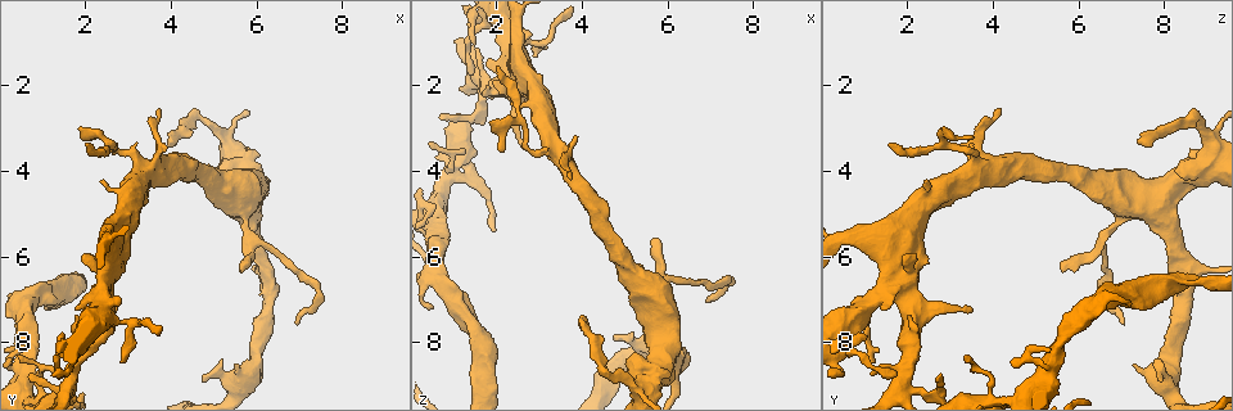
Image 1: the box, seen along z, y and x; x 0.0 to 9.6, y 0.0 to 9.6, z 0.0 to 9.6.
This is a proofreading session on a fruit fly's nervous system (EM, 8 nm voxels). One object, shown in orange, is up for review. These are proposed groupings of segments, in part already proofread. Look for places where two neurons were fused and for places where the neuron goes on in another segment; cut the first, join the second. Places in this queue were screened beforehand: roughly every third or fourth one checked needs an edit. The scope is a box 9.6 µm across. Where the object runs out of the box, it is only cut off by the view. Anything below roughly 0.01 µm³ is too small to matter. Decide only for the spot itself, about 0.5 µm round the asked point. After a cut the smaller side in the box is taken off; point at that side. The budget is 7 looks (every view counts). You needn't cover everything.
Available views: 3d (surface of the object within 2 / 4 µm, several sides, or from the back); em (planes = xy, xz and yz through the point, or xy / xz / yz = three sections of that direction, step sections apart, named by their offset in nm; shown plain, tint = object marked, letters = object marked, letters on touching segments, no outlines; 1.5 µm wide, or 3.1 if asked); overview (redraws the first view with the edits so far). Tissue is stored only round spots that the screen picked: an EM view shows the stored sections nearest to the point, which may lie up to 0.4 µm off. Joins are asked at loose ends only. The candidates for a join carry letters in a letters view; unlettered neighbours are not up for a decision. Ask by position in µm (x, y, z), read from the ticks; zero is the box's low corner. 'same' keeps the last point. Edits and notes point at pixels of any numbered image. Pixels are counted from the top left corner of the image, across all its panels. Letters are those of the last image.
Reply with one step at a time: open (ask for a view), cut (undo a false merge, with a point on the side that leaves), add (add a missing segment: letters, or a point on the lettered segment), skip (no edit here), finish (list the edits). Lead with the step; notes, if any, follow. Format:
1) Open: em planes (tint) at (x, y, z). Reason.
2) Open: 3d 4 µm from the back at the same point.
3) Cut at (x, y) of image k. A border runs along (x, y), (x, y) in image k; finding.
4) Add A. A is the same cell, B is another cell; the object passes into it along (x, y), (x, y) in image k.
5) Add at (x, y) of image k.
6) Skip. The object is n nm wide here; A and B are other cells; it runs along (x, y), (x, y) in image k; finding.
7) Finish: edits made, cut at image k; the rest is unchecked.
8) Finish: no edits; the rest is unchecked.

Open: 3d 2 µm at (3.35, 7.45, 0.60). Narrows sharply.

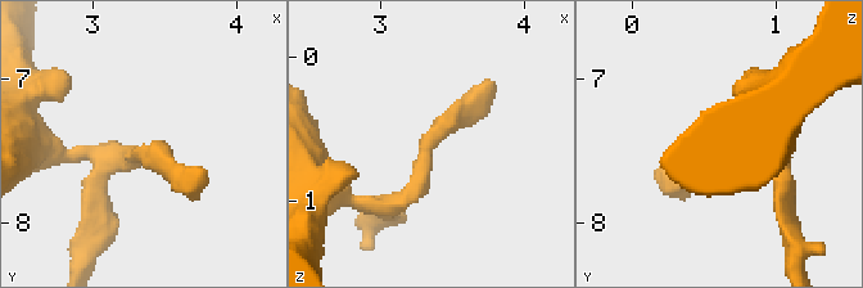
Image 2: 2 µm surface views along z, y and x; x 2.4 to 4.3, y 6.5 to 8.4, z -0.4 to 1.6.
Open: em xy step 4 (letters) at (3.34, 7.52, 0.60). Shape alone is not enough.

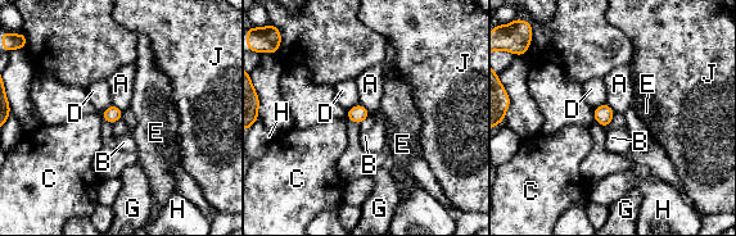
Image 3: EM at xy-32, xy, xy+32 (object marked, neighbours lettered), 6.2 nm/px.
Open: em planes (letters) at the same point. Cut it another way.

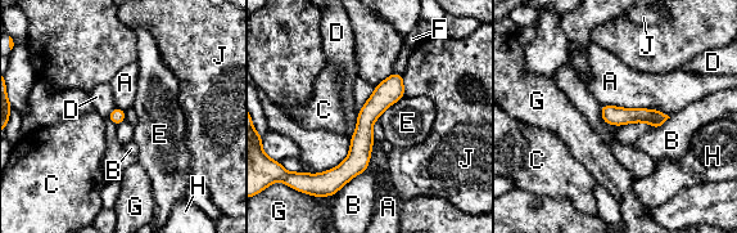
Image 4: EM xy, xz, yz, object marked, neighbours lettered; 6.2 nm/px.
Skip. A, B, C, D, E, F, G, H and J are other cells; all the same neuron.

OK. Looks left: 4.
Open: em planes (letters) at (5.65, 8.55, 7.25). Free end.

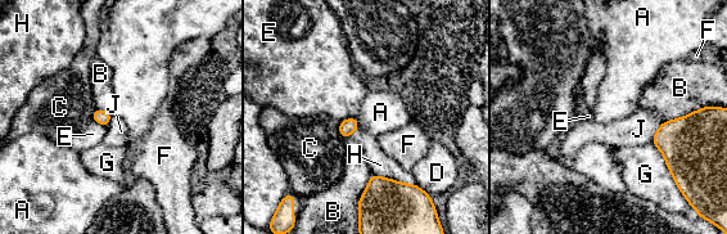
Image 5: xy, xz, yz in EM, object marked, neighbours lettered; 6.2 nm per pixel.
Skip. A, B, C, D, E, F, G, H and J are other cells; a border runs along (356, 118), (359, 122) in image 5; no lettered segment goes on from it.

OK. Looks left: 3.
Open: 3d 4 µm at (3.95, 3.40, 7.40). Free end.

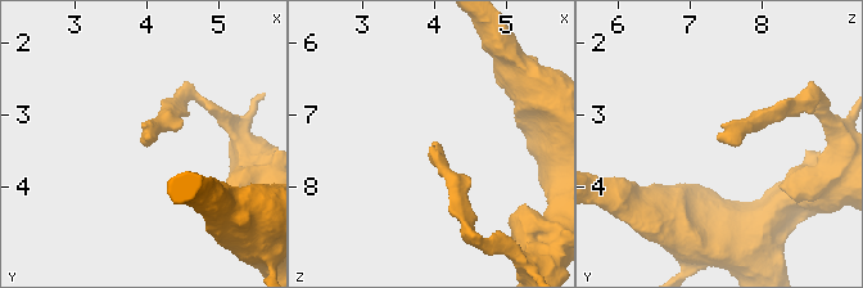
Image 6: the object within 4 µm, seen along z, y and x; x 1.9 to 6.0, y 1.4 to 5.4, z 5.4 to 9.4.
Open: em xy step 8 (letters) at (3.95, 3.35, 7.35). Now the EM.

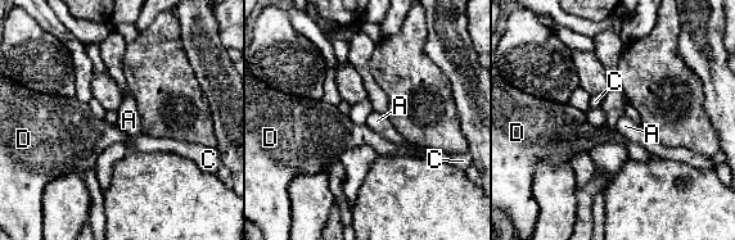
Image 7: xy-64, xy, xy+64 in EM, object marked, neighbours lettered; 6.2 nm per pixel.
Open: em planes (letters) at the same point. Another direction.

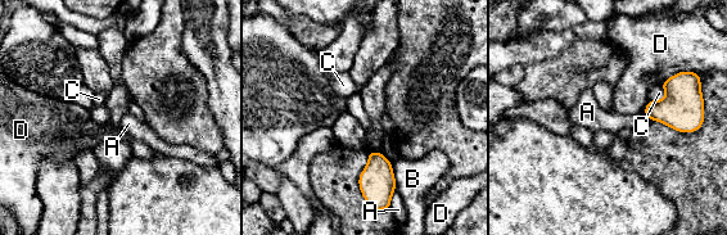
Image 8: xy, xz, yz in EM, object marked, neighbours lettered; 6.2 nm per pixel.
Skip. A, B, C and D are other cells; a border runs along (394, 189), (389, 208) in image 8; none of them fits.

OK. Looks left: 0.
Finish: no edits; the rest is unchecked.

